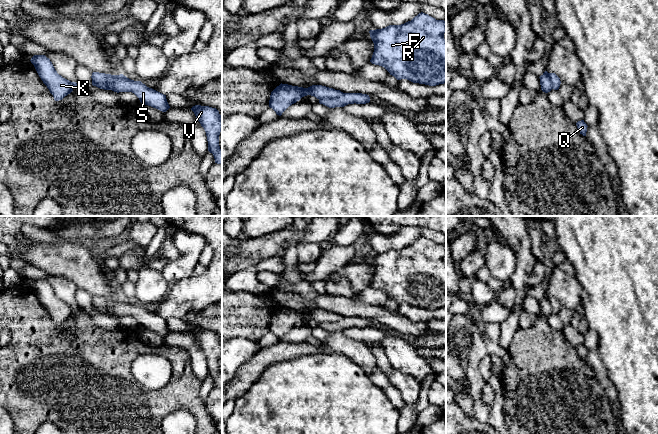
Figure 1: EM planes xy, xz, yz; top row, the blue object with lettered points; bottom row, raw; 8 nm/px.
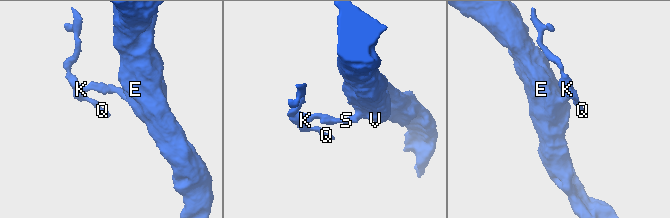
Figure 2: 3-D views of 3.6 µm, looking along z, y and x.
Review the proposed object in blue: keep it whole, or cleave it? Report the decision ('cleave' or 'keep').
cleave

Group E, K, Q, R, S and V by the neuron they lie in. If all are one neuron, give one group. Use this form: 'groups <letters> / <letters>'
groups E R S V / K Q

